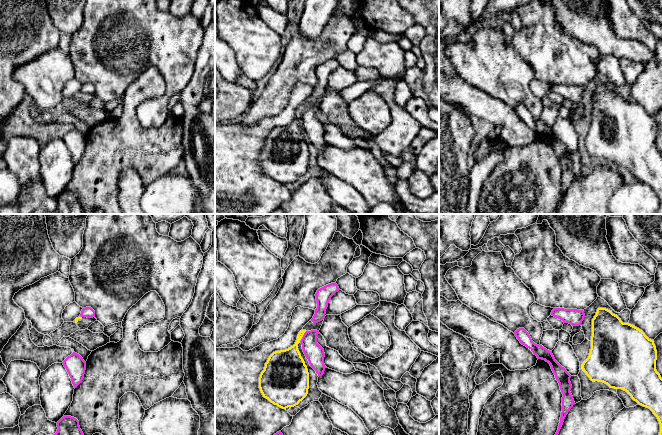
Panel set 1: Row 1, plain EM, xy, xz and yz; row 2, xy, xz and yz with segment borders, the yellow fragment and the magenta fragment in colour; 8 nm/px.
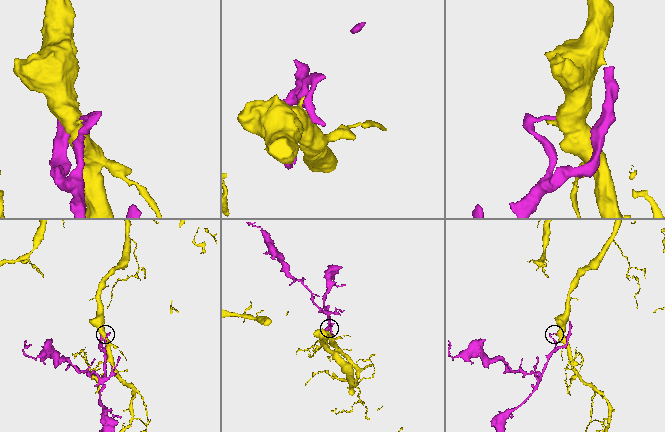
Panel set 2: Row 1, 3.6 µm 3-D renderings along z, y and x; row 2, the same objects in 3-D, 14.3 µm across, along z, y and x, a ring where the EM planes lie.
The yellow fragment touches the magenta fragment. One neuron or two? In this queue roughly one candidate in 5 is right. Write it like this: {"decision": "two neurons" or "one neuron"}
{"decision": "two neurons"}

